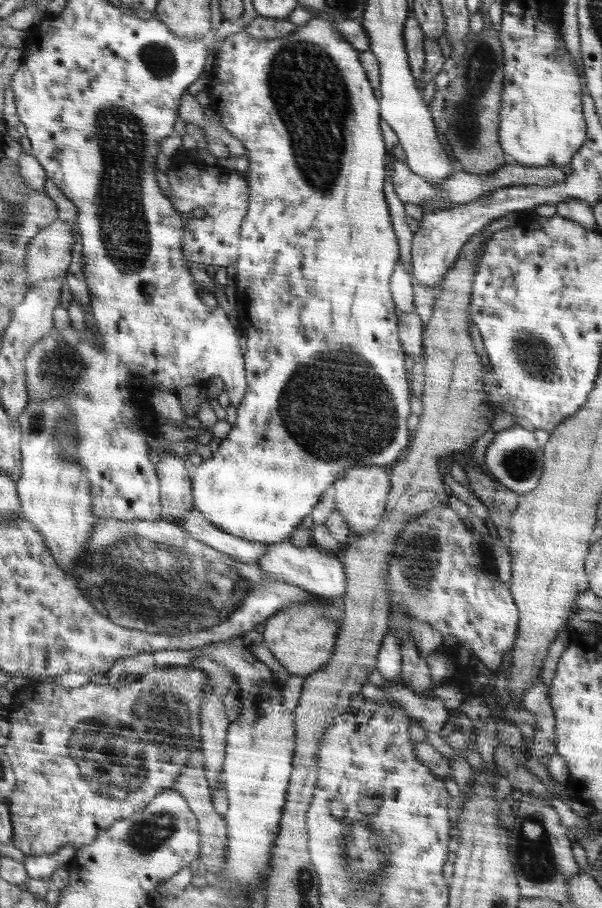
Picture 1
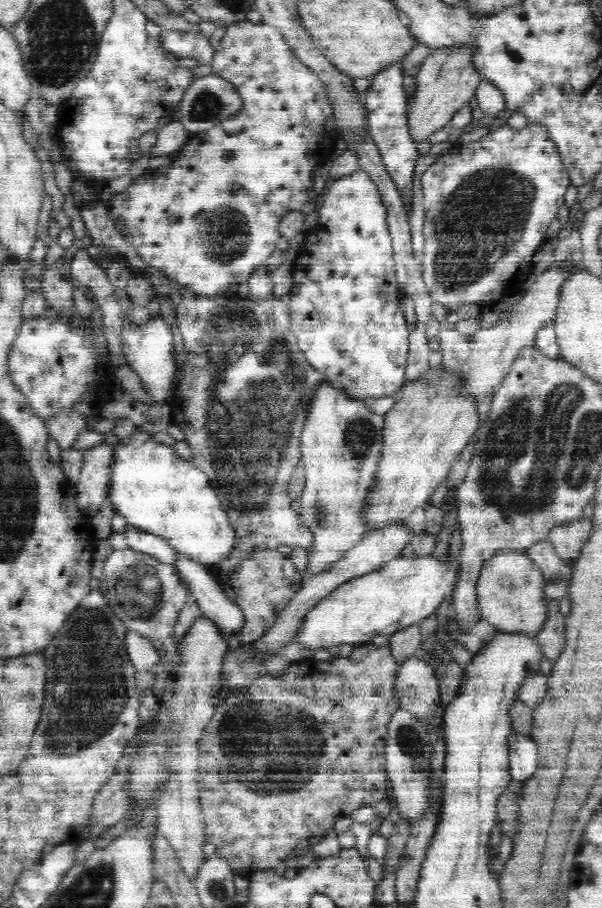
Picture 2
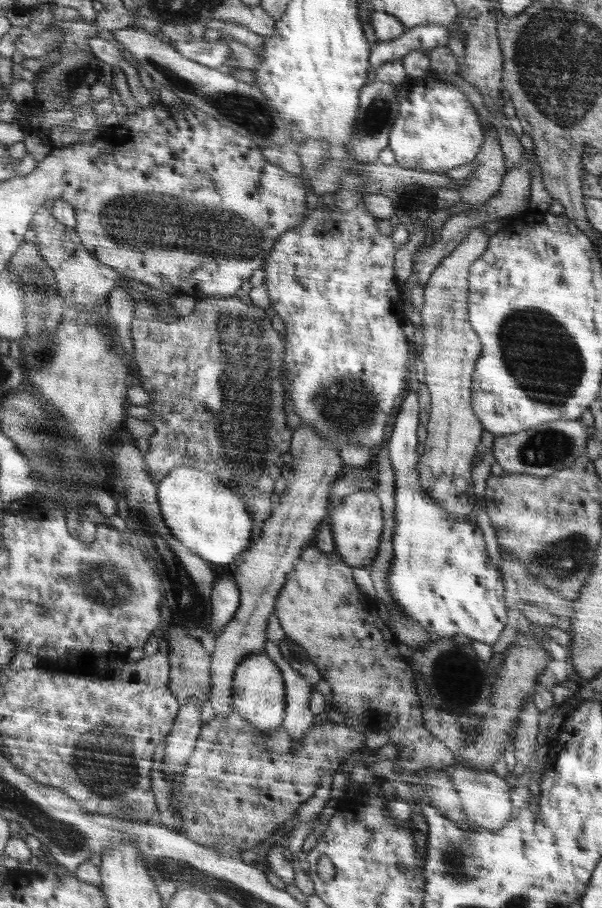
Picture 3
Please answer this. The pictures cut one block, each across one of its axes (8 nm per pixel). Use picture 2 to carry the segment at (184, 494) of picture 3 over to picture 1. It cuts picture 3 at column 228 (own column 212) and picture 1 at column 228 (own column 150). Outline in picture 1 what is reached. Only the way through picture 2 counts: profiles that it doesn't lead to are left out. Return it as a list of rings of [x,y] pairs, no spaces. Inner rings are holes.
[[[314,12],[314,16],[305,25],[298,26],[298,32],[292,32],[292,36],[284,36],[282,40],[256,40],[246,34],[245,30],[240,30],[226,38],[222,44],[218,70],[211,76],[208,85],[210,109],[221,117],[225,128],[234,134],[234,138],[246,147],[250,163],[248,172],[243,174],[246,180],[250,180],[250,216],[246,216],[246,224],[241,224],[242,260],[234,265],[234,282],[238,292],[237,323],[247,338],[245,359],[249,390],[242,404],[237,406],[237,421],[228,438],[221,441],[211,459],[193,469],[193,487],[197,511],[201,511],[208,520],[226,532],[234,533],[234,536],[272,545],[290,538],[300,526],[302,518],[313,513],[324,492],[345,471],[357,466],[392,466],[392,462],[398,458],[398,452],[408,446],[410,432],[406,428],[406,420],[412,414],[412,392],[404,368],[405,349],[401,344],[400,324],[394,314],[396,306],[392,292],[392,277],[398,262],[398,240],[392,230],[392,220],[382,188],[386,182],[386,146],[380,132],[378,100],[369,78],[366,78],[360,52],[337,32],[335,23]]]

